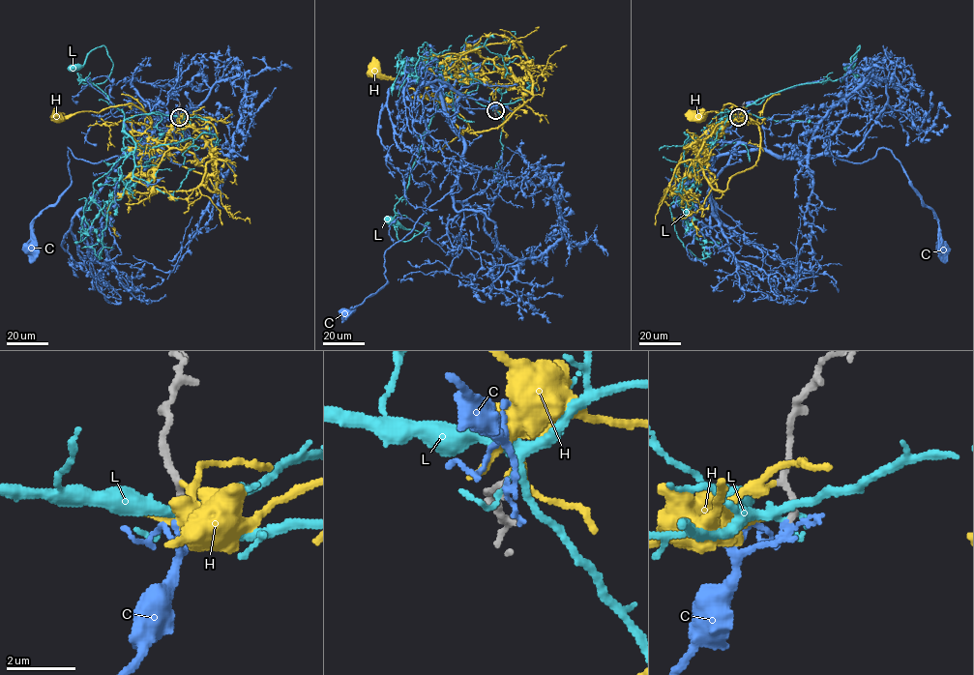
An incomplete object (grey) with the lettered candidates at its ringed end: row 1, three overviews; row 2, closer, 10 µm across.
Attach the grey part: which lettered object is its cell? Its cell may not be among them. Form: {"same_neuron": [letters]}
{"same_neuron": ["C"]}

